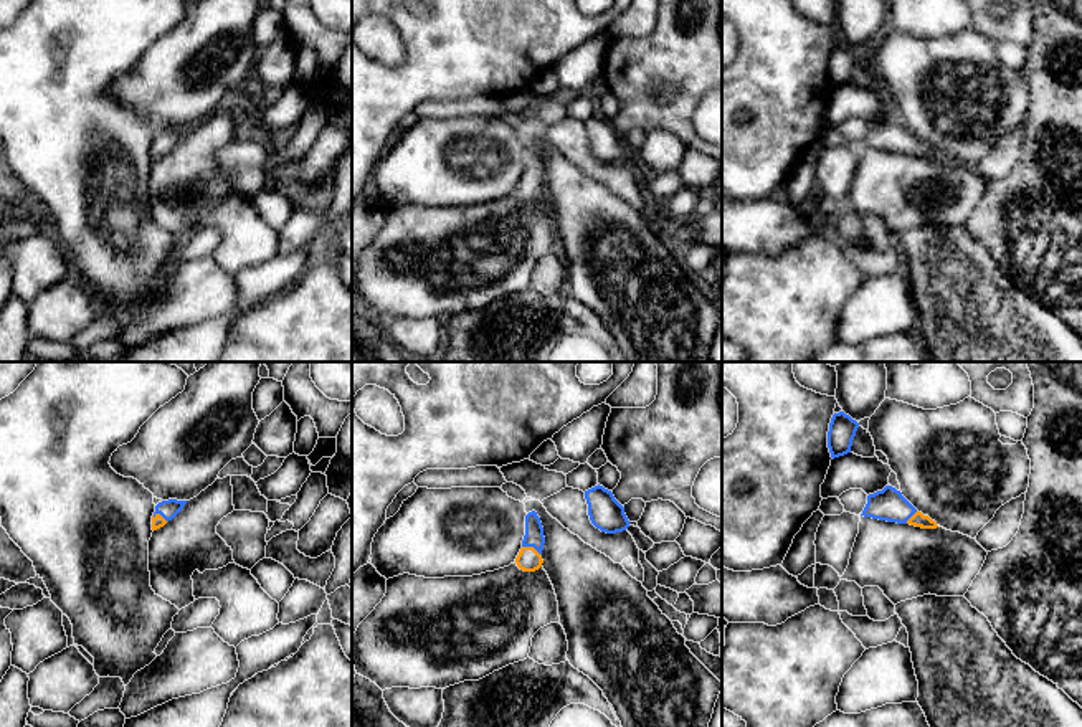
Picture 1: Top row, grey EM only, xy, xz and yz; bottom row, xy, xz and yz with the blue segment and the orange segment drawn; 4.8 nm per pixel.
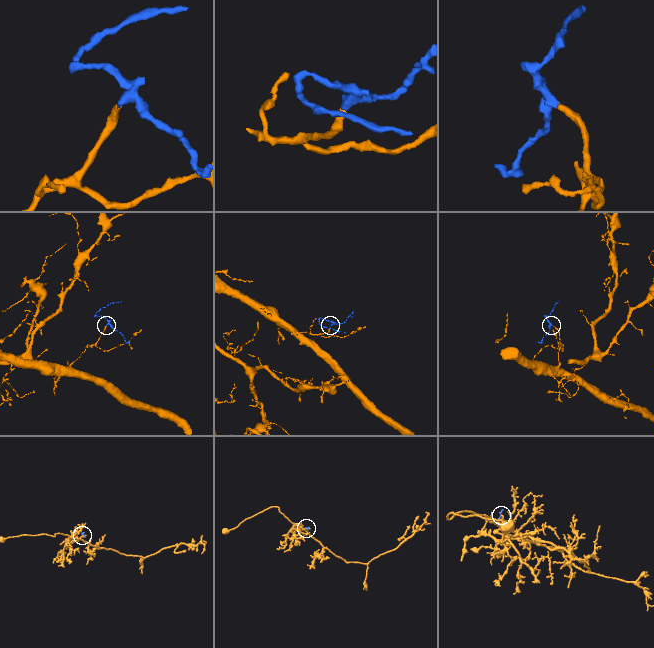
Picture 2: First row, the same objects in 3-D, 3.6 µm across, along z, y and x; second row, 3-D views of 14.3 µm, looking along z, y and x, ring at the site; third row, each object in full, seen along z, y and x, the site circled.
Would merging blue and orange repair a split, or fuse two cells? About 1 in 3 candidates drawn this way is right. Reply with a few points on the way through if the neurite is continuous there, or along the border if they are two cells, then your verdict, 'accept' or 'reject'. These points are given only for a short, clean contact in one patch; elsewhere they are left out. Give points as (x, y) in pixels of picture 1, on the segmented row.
way xz (534, 537), (532, 546), (529, 559); accept

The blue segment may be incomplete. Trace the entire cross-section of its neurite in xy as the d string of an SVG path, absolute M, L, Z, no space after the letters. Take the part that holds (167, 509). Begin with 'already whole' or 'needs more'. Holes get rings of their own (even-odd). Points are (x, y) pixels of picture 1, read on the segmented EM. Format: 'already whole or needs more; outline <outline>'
needs more; outline M177 499L159 502L152 516L152 530L164 527L168 520L172 520L183 509L185 504L187 501L177 501Z

